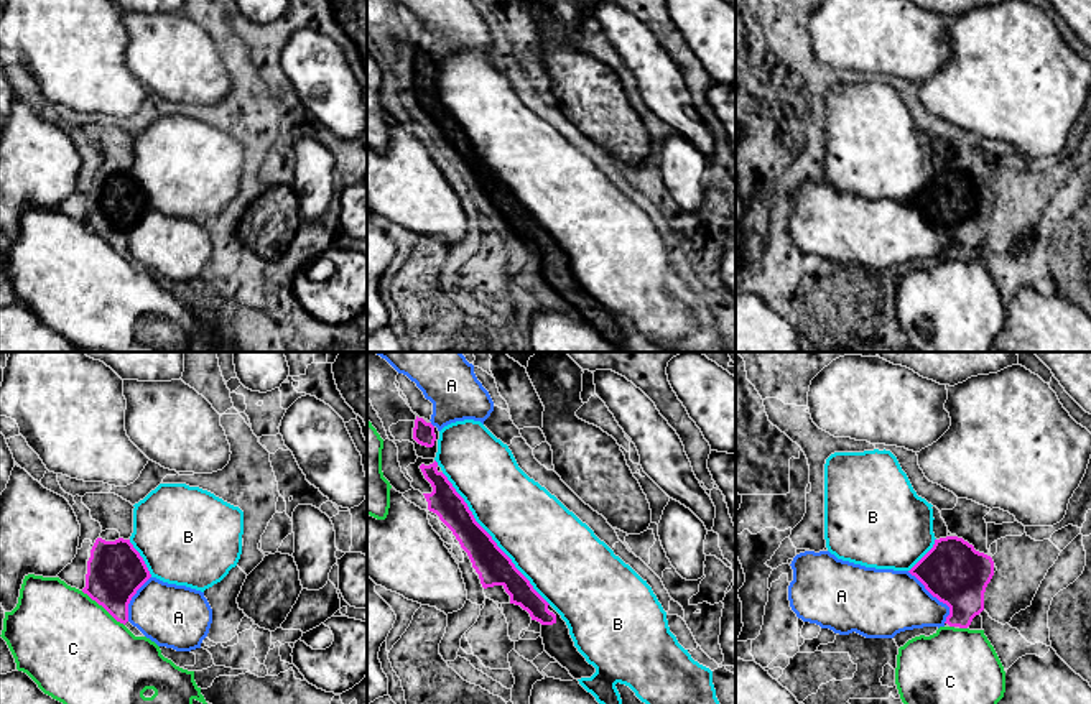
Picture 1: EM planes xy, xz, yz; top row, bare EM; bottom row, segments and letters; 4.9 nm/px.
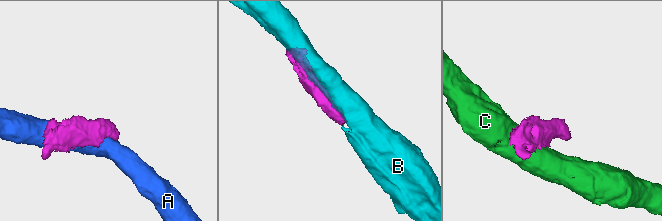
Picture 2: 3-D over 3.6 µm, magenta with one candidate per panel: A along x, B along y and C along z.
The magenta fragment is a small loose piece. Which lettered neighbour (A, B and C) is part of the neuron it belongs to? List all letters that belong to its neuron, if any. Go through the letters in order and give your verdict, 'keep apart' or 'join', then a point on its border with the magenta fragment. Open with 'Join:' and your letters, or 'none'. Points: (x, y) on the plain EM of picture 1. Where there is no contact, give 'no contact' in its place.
Join: B
A: keep apart; contact yz (935, 227)
B: join; contact xz (491, 170)
C: keep apart; contact xy (102, 237)

